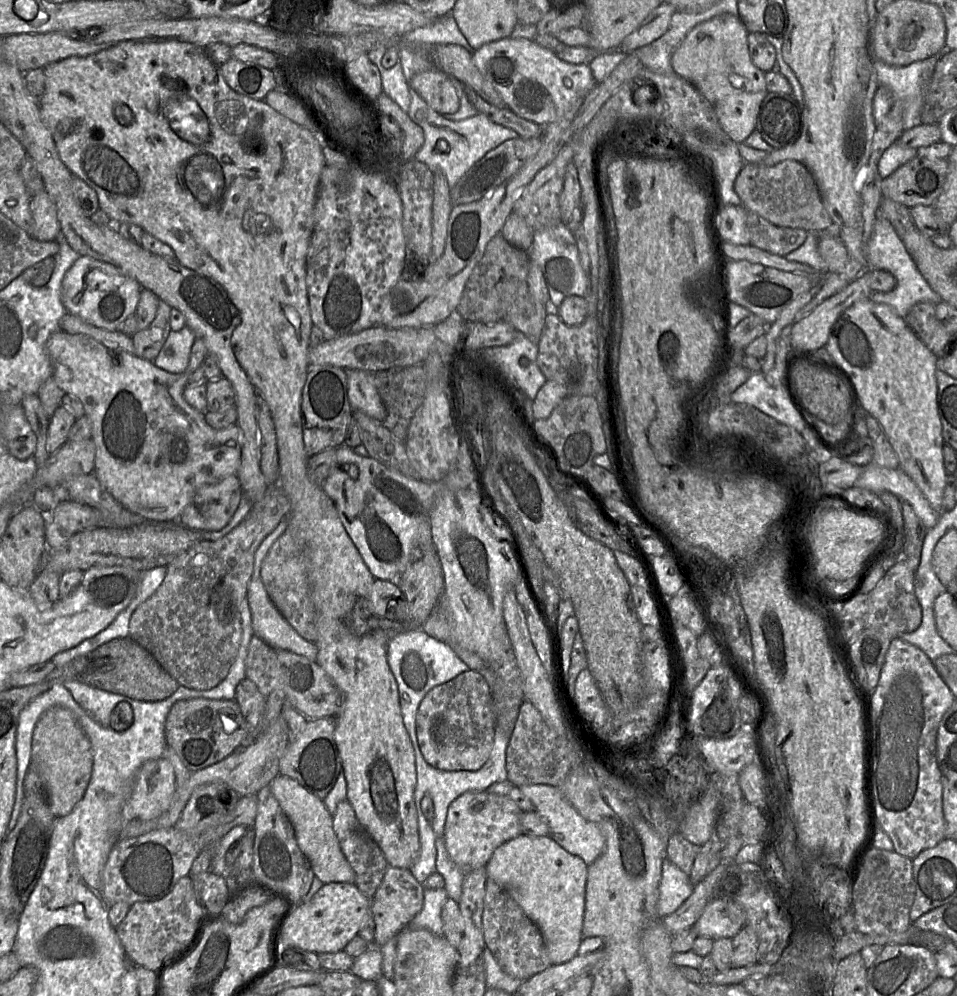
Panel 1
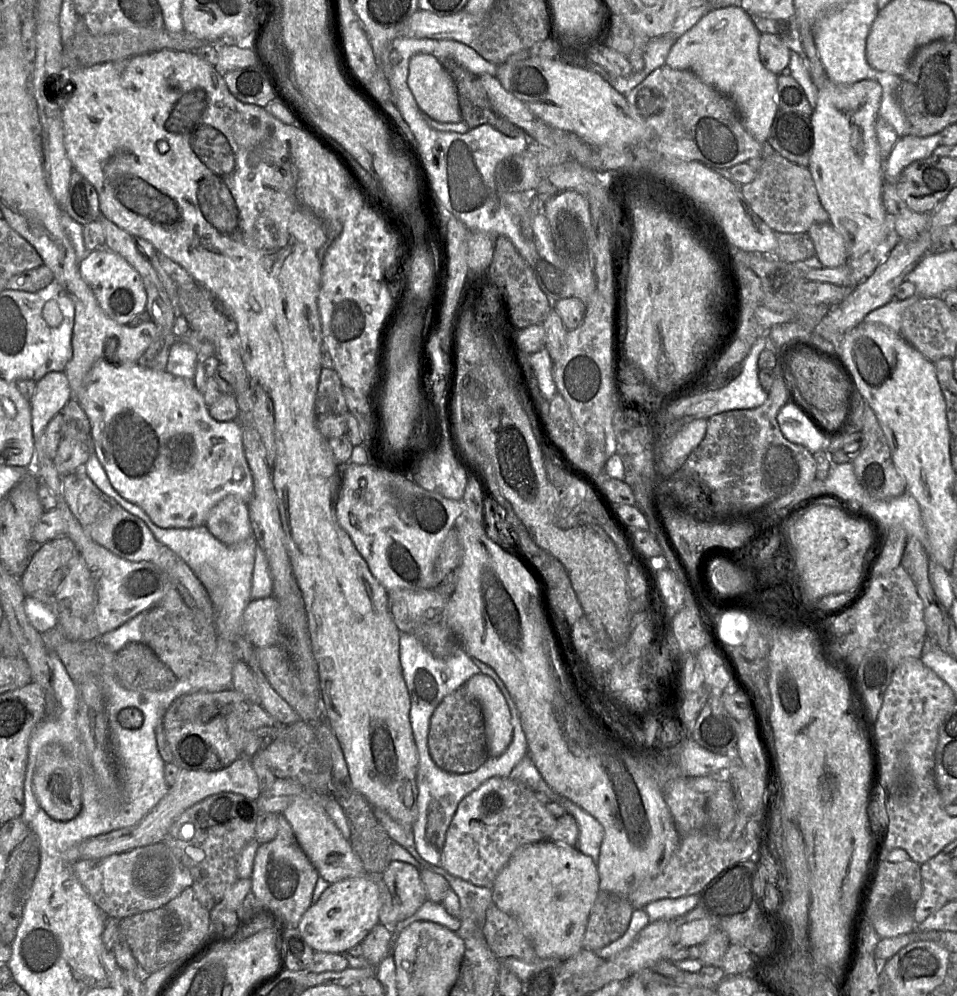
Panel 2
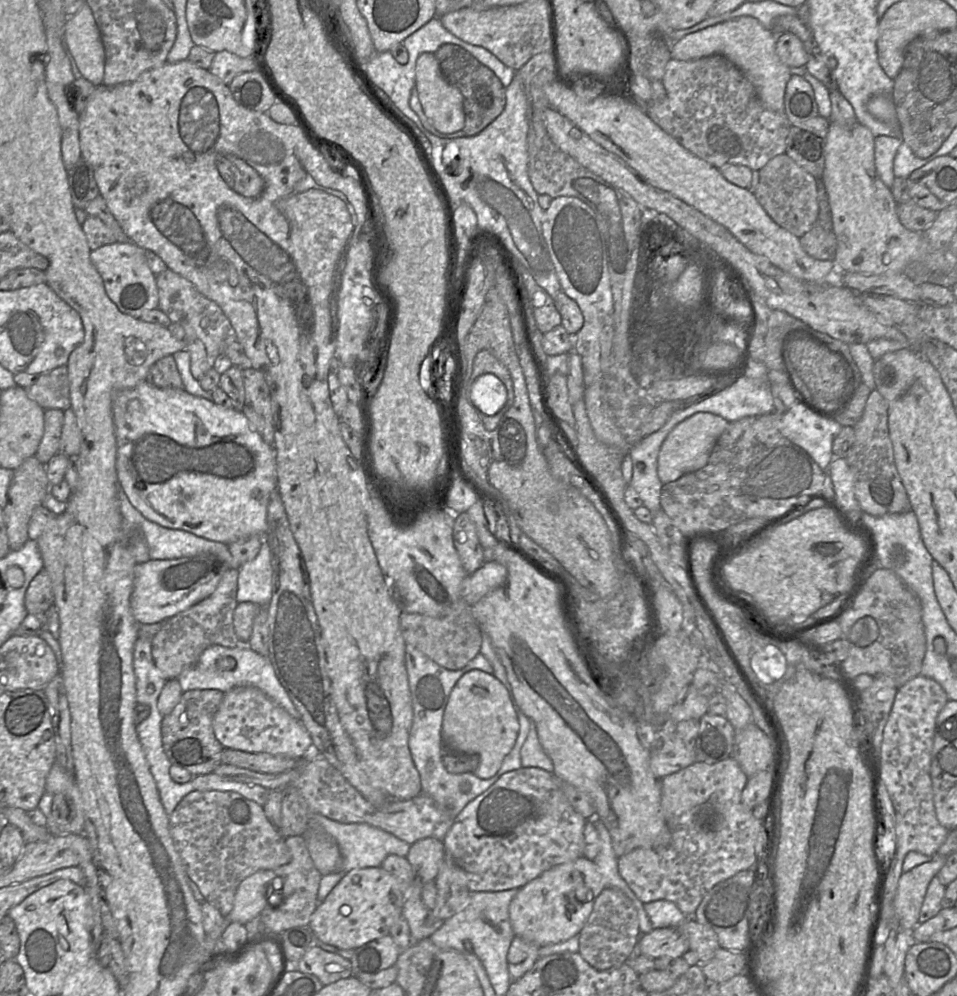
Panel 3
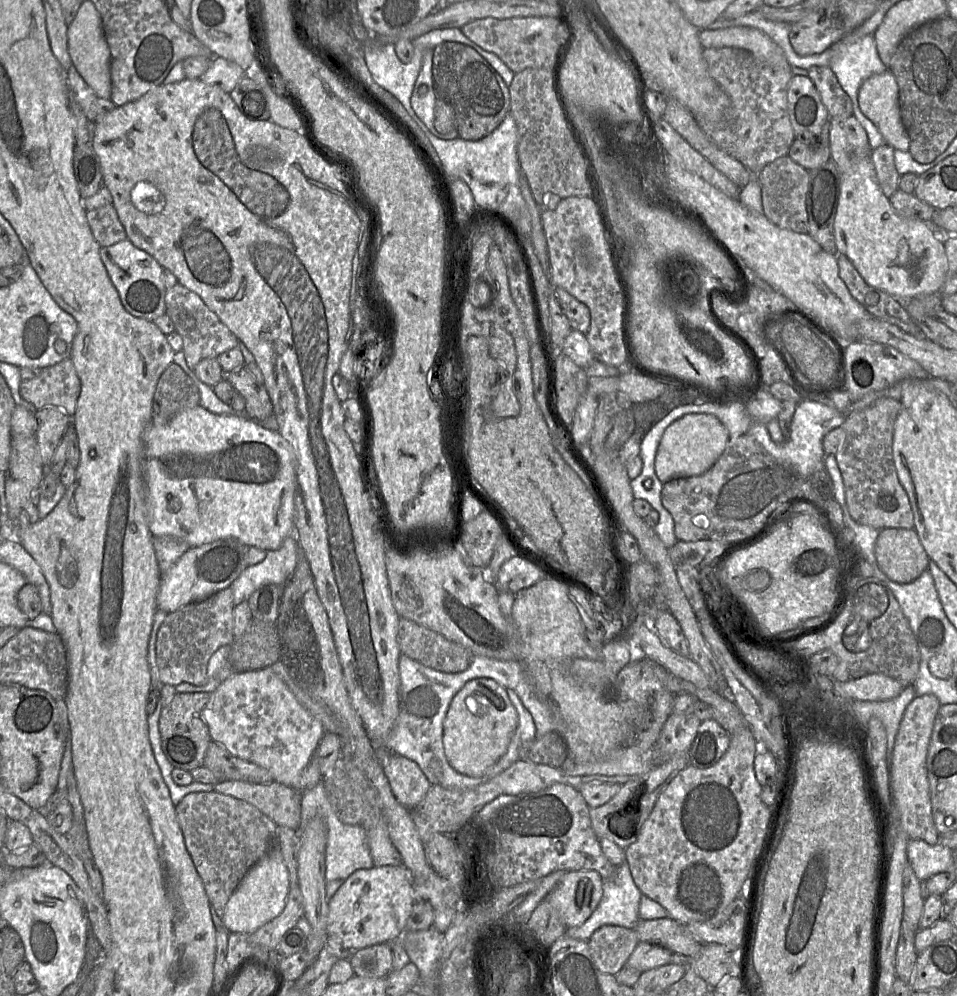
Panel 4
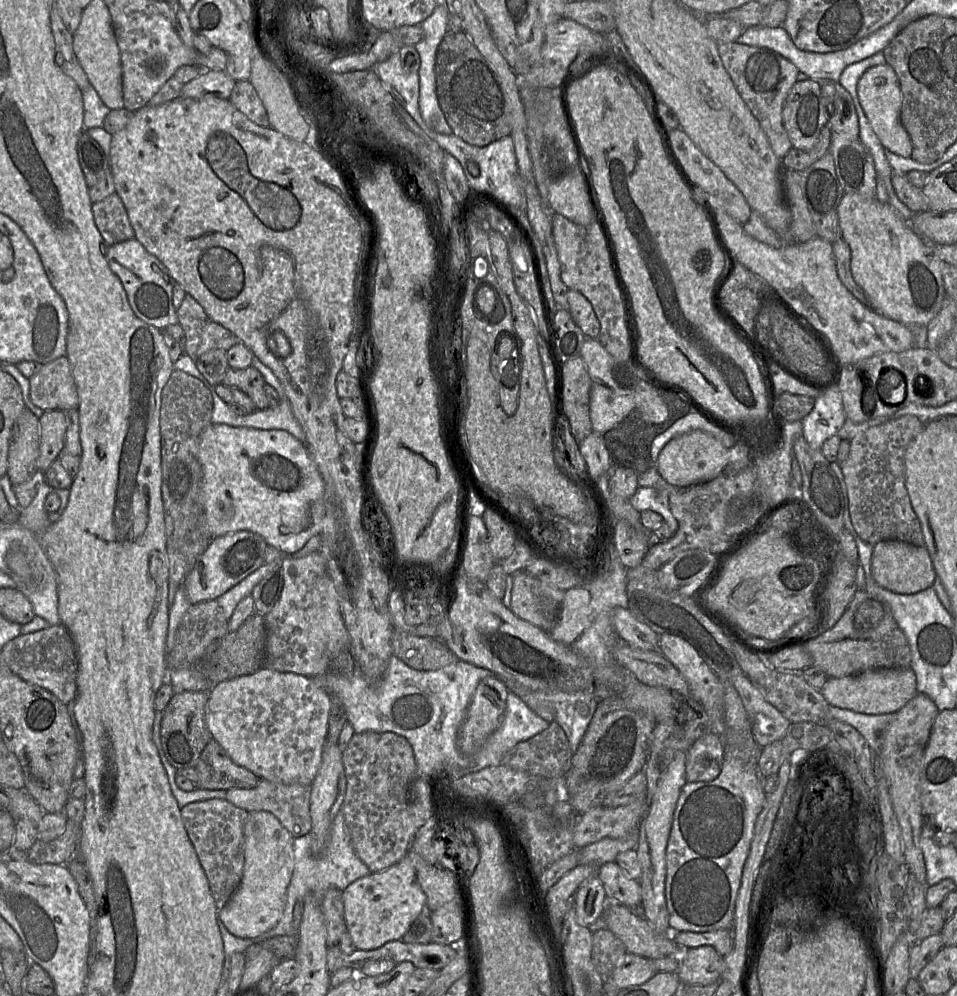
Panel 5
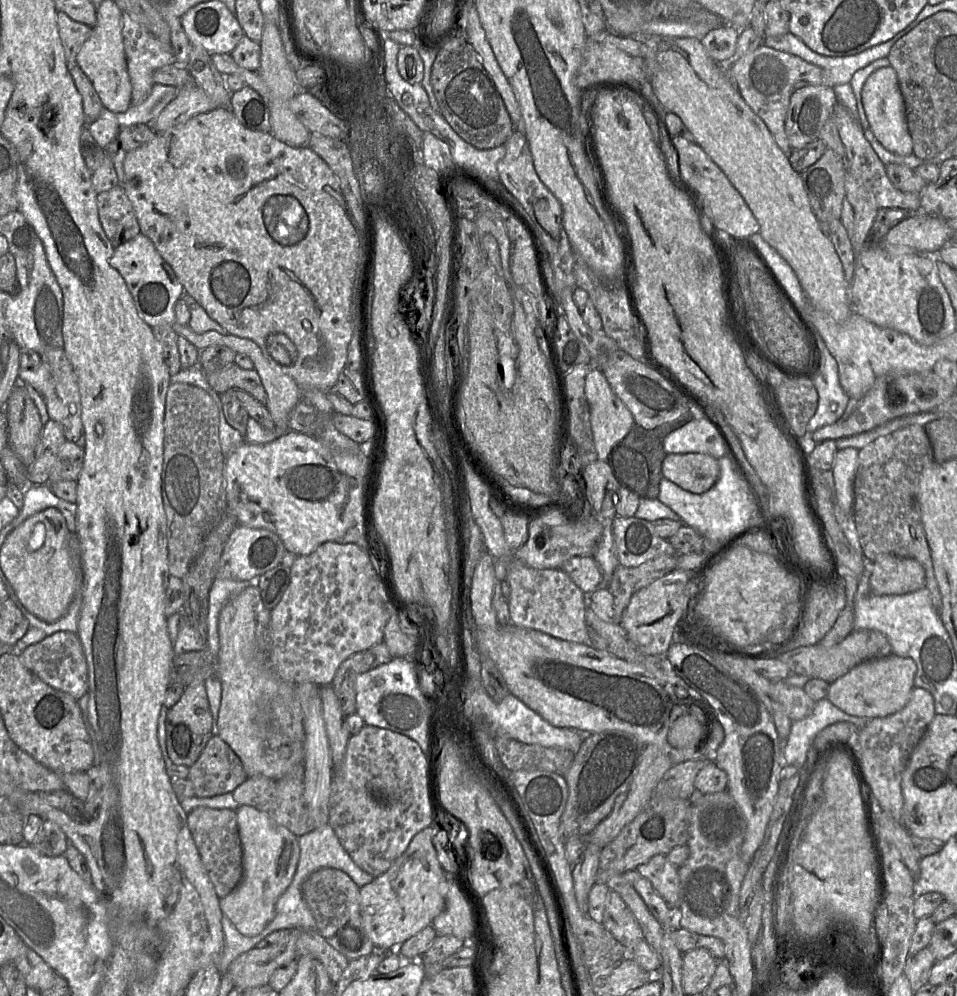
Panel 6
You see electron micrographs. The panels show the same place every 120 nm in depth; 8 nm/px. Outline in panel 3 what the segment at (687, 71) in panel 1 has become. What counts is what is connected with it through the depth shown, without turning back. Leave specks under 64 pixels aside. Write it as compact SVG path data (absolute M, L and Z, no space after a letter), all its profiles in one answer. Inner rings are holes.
M741 16L729 21L725 21L713 26L709 26L697 32L691 33L677 43L670 49L671 59L689 61L699 59L714 54L719 54L732 62L743 75L754 86L763 105L775 112L784 112L784 95L787 82L791 77L790 68L783 64L775 51L776 35L767 30L762 24L751 16Z

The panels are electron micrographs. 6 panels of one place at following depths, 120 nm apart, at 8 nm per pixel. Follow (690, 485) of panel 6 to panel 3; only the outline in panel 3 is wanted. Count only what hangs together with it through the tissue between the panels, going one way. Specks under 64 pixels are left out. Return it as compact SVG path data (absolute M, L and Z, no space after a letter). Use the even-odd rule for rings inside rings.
M699 412L677 424L663 441L658 454L657 472L663 484L703 468L729 422L723 417Z

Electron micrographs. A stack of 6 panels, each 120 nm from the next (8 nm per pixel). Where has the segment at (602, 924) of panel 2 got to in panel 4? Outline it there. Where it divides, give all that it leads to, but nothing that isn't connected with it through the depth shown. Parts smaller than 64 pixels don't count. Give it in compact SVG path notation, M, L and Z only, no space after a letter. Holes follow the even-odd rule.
M605 925L588 939L589 950L596 967L603 973L616 975L627 963L639 943L633 928Z

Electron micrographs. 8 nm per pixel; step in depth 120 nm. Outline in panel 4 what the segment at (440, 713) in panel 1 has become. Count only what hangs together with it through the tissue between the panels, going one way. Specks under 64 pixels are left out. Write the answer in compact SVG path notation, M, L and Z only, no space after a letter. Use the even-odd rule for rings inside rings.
M490 678L468 681L453 697L443 722L443 746L450 765L459 773L479 776L506 752L518 718L506 688Z

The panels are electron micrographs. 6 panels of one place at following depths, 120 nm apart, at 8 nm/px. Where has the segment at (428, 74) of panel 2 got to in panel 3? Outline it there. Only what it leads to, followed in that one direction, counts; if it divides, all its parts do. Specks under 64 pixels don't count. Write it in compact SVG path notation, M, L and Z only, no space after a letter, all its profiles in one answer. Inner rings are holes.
M424 52L416 62L415 86L410 97L410 107L418 115L424 127L440 137L440 133L450 134L463 129L463 98L460 91L443 77L435 54Z

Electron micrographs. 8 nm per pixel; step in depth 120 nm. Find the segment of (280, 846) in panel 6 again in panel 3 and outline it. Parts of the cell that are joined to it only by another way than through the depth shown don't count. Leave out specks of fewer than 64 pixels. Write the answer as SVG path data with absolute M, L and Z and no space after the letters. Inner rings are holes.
M262 869L246 877L238 886L233 908L228 914L231 922L245 925L260 916L263 909L282 899L282 880L274 870Z

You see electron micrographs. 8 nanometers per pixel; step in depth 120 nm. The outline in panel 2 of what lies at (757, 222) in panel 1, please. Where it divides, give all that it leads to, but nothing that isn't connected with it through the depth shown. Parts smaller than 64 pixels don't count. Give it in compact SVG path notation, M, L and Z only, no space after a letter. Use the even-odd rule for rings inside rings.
M807 232L775 233L777 238L777 248L774 255L771 256L787 263L796 263L815 255L813 241Z

